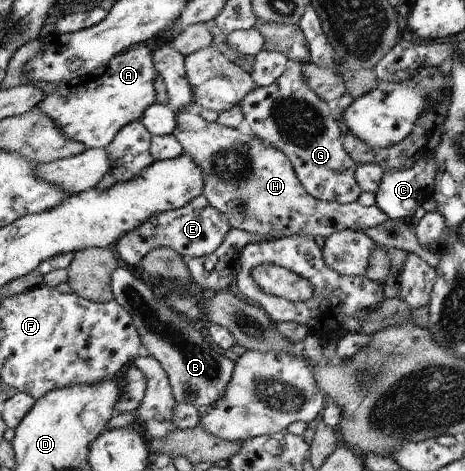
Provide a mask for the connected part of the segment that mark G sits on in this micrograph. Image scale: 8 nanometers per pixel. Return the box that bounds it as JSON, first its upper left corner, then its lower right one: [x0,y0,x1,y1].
[238,59,362,203]

